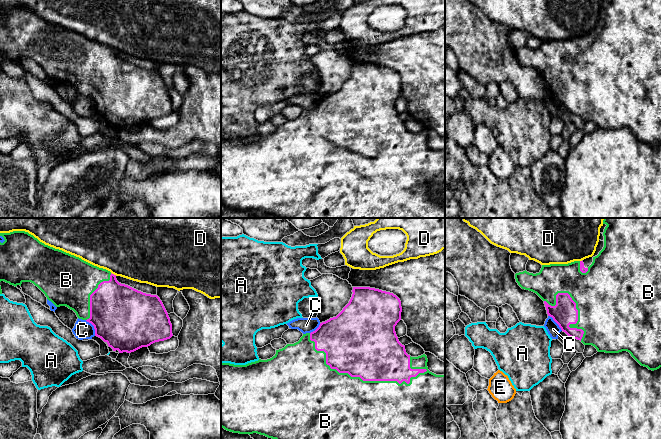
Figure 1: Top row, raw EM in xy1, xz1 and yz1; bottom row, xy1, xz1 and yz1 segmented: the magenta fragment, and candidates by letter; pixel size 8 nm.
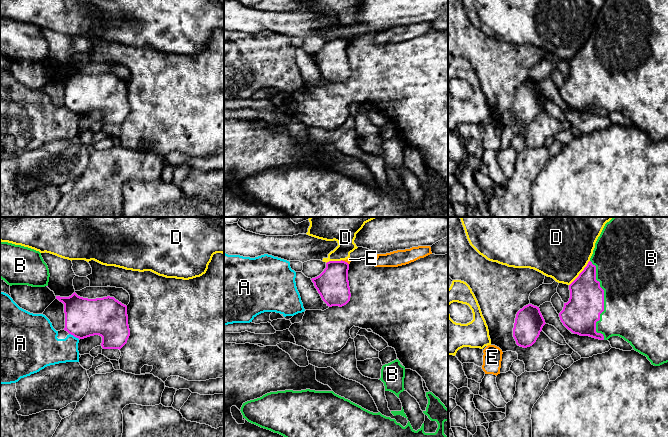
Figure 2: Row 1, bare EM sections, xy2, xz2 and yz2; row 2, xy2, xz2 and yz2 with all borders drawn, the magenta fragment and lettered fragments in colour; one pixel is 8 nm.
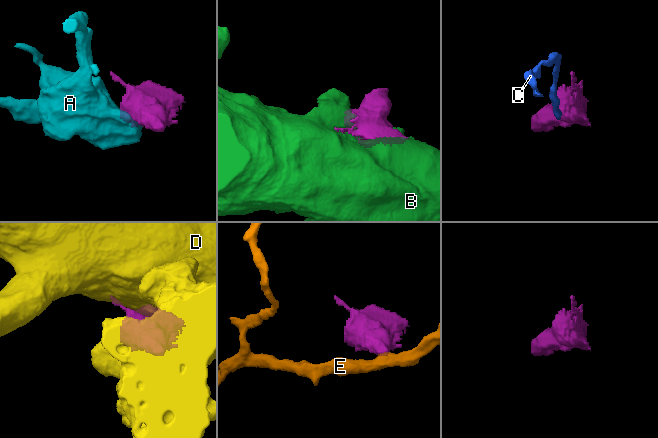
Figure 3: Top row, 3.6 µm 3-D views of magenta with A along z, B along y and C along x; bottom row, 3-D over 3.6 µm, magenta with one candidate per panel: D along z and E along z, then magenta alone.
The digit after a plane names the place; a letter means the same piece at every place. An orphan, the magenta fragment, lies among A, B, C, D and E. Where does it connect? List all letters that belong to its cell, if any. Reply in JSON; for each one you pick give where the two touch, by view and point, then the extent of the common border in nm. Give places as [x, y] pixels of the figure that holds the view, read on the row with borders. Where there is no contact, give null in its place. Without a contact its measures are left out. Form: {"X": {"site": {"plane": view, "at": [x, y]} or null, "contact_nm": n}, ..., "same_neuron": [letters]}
{"B": {"site": {"plane": "xz1", "at": [360, 377]}, "contact_nm": 1000}, "same_neuron": ["B"]}

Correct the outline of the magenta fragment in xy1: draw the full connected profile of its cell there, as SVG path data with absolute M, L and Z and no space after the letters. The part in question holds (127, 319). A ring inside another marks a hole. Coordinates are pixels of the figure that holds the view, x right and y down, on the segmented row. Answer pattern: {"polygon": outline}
{"polygon": "M25 231L0 233L4 242L0 242L0 282L17 286L23 282L31 282L37 286L56 307L66 306L73 310L77 317L91 323L95 336L101 338L113 351L119 353L134 352L159 341L170 339L172 324L168 313L157 295L146 294L117 281L116 275L110 271L94 266L79 257L55 249L40 242Z"}

